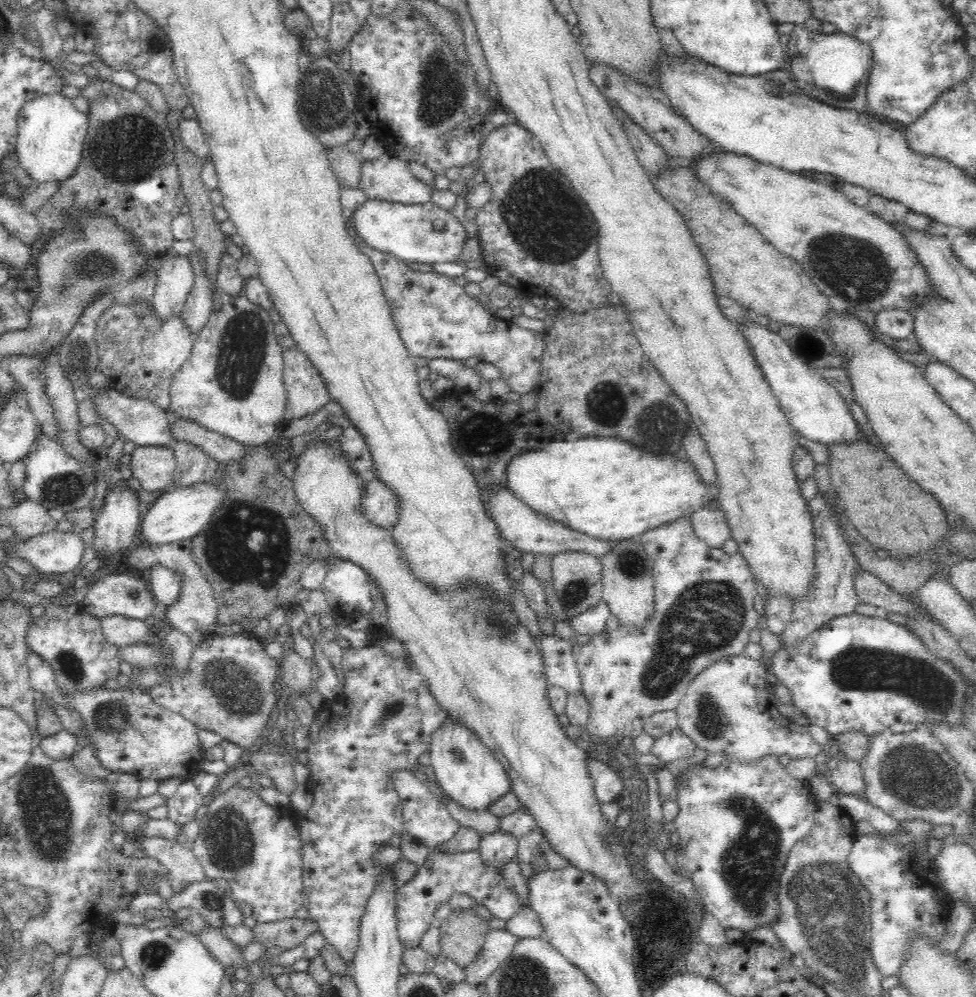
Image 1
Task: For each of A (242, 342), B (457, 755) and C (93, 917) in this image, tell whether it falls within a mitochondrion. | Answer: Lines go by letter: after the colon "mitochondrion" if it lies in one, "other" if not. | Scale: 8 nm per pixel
A: mitochondrion
B: mitochondrion
C: other

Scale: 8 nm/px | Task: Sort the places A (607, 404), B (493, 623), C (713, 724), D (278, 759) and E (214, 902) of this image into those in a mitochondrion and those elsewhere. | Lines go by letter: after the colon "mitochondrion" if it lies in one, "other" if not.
A: mitochondrion
B: mitochondrion
C: mitochondrion
D: other
E: mitochondrion

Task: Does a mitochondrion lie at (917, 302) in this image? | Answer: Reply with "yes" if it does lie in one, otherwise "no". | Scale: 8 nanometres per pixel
no

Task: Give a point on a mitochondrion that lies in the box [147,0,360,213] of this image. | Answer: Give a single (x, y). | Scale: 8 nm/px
(321, 105)

